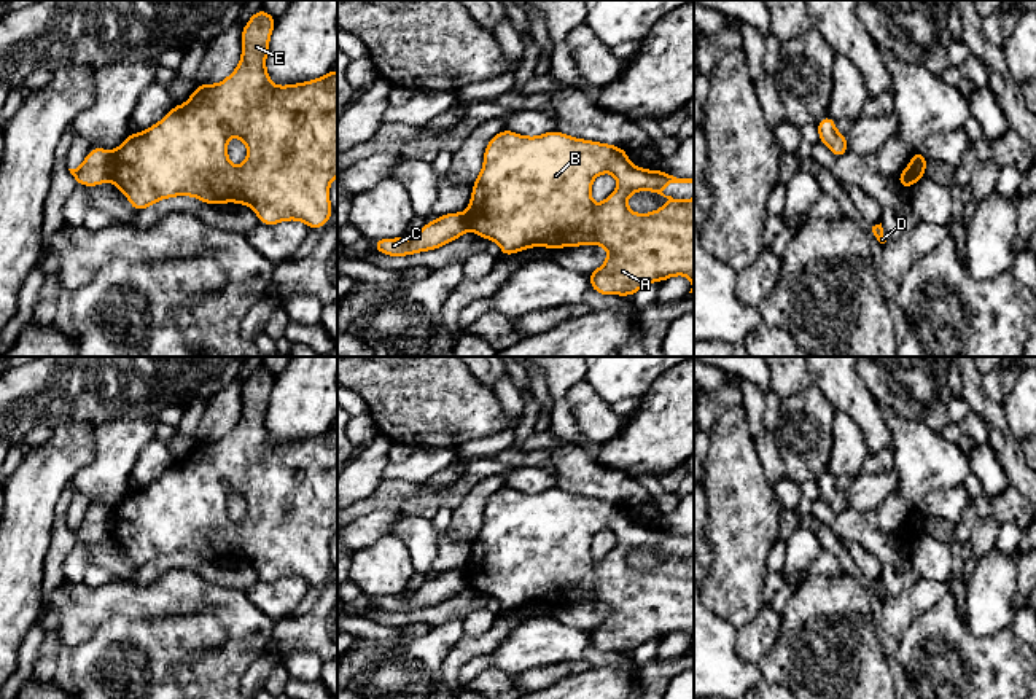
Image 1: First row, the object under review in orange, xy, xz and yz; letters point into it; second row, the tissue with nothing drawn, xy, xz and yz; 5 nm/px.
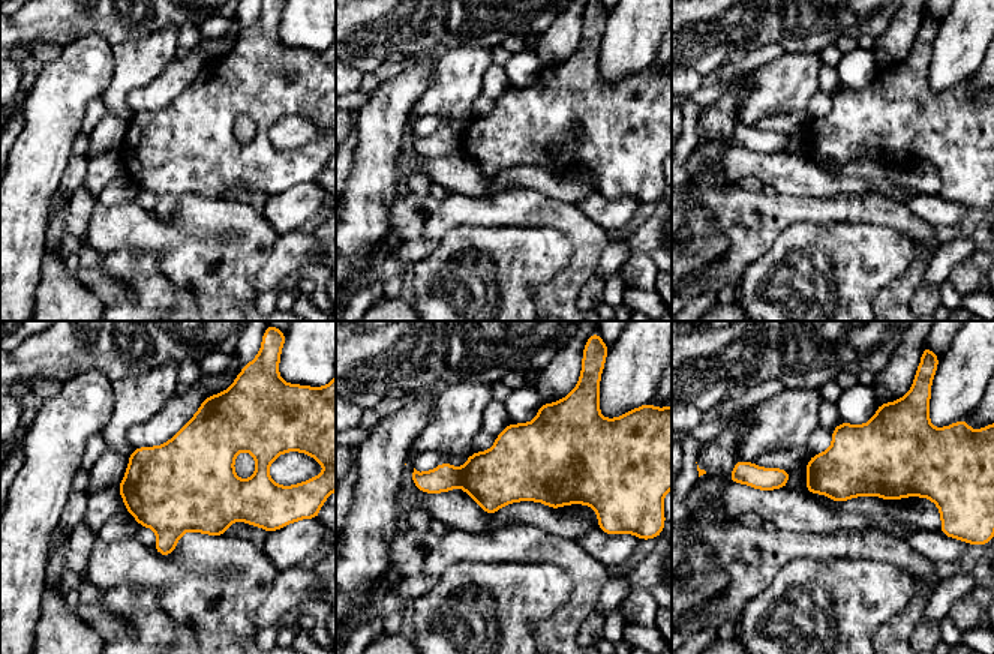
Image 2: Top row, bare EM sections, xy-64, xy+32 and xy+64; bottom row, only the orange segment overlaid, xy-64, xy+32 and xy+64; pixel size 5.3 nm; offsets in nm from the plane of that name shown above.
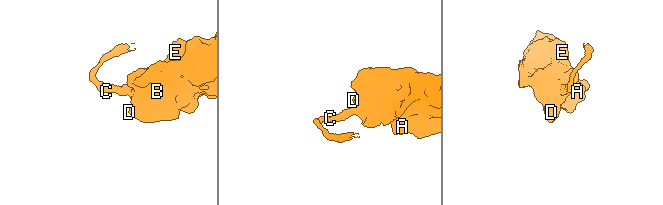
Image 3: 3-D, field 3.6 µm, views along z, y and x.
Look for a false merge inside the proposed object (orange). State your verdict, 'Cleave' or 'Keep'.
Cleave

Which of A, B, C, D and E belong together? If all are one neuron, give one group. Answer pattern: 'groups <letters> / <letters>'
groups A B D E / C

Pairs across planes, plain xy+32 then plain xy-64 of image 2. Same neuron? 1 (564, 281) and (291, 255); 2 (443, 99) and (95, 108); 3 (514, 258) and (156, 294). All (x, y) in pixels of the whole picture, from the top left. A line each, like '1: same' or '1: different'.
1: different
2: different
3: same

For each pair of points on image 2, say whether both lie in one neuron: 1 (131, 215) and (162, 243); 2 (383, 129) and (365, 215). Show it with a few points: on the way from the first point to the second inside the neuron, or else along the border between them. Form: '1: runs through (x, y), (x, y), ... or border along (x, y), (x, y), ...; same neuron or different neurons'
1: runs through (138, 222), (155, 236); same neuron
2: runs through (378, 150), (374, 162), (372, 185), (365, 194); same neuron

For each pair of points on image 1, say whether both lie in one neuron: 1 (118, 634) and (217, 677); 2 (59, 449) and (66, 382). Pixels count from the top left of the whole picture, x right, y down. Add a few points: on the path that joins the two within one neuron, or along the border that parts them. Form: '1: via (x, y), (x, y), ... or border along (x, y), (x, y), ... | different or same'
1: border along (215, 648), (180, 659), (172, 667), (175, 682) | different
2: border along (94, 424), (66, 422), (53, 429) | different

